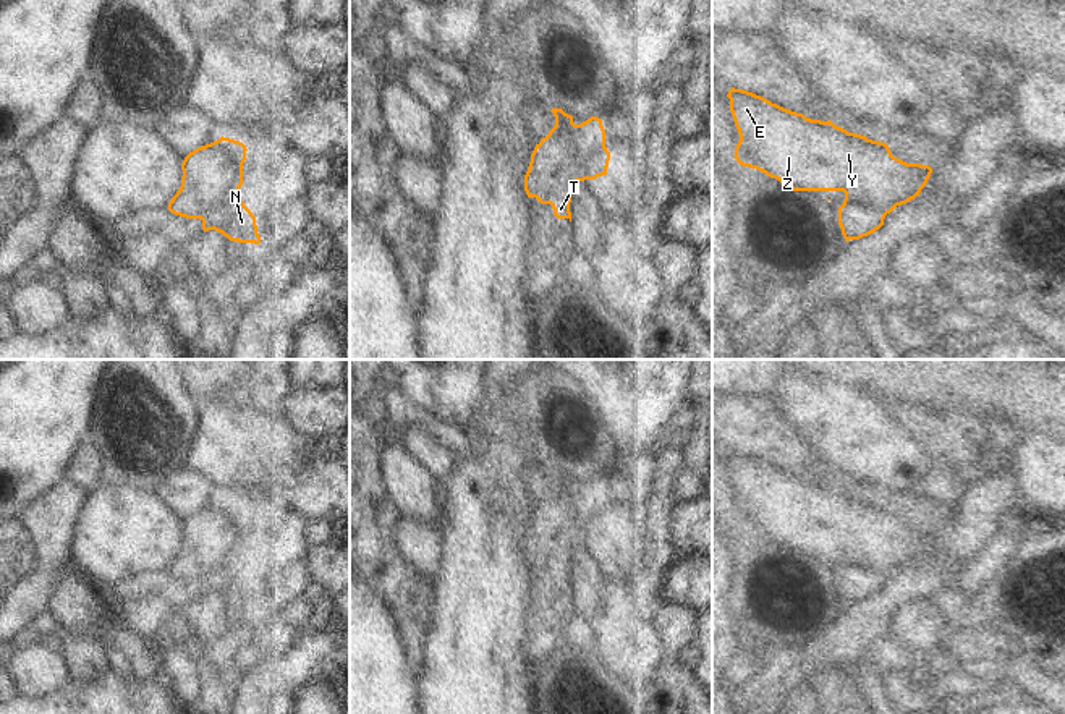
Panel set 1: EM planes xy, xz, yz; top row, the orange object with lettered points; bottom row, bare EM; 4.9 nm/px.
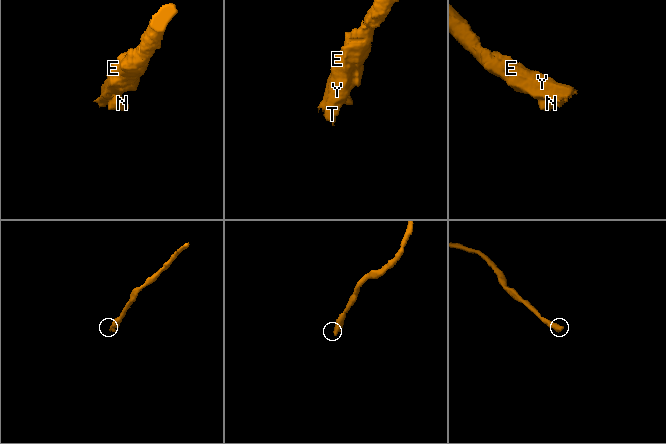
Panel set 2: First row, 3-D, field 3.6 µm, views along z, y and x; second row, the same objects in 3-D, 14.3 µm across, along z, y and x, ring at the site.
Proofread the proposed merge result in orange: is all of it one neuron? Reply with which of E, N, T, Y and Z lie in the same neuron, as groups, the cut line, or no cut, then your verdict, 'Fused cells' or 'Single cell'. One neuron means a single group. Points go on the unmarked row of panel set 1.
Groups: E T Y Z / N. Split along xz (573, 486), (568, 507), (577, 515), (577, 525), (596, 539). Fused cells.

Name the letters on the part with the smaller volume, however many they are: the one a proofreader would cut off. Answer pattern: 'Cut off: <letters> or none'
Cut off: N

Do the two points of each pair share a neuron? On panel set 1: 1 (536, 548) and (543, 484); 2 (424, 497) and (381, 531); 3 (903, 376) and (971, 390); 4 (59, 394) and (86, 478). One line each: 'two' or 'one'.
1: two
2: two
3: one
4: two

